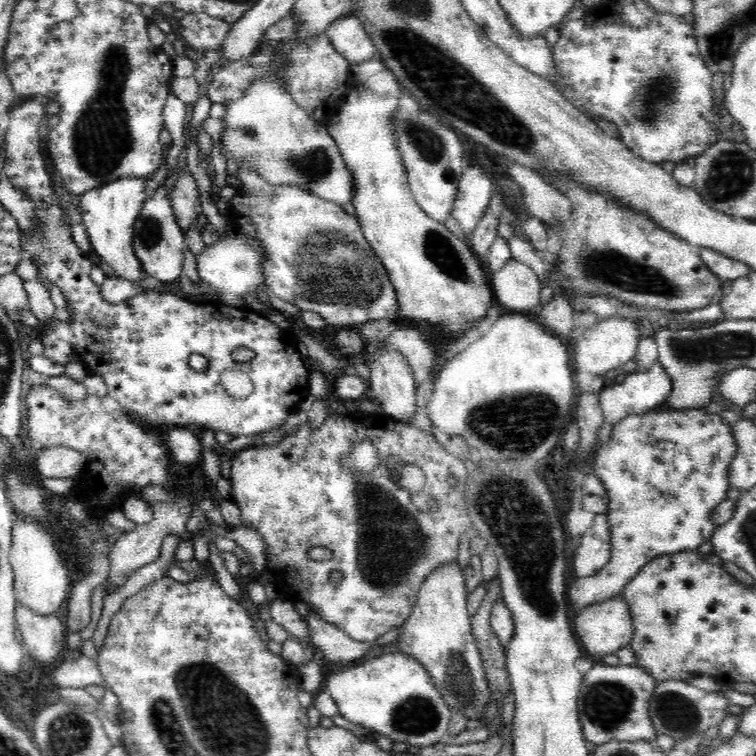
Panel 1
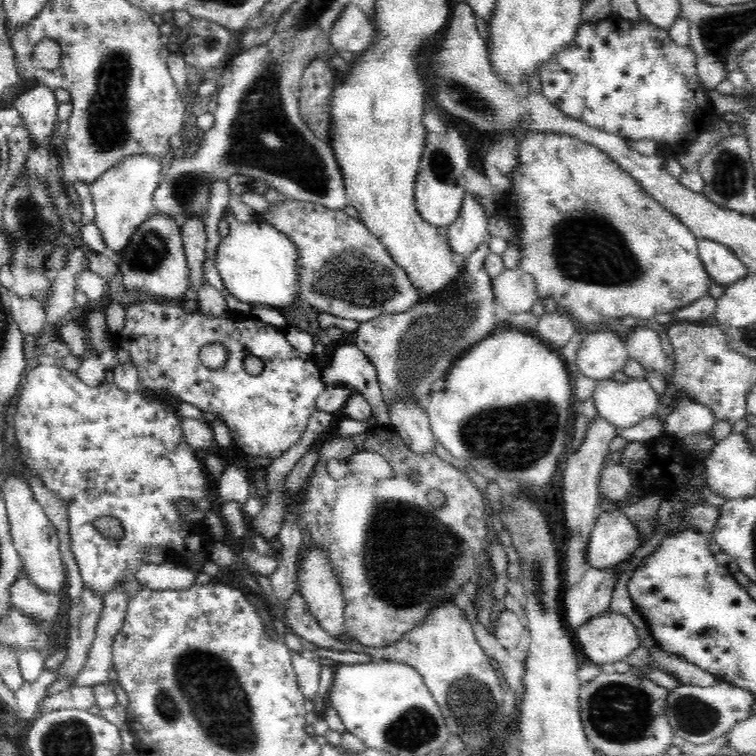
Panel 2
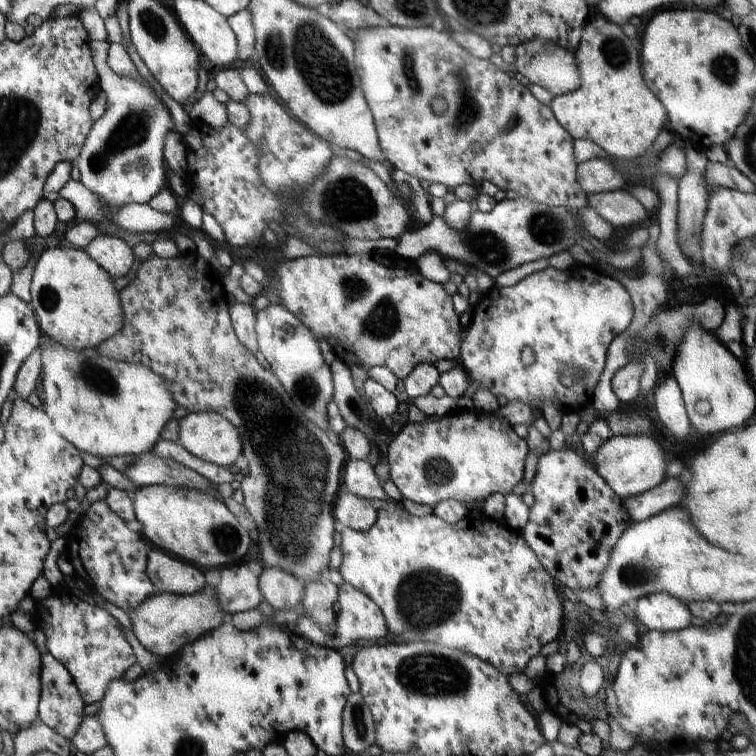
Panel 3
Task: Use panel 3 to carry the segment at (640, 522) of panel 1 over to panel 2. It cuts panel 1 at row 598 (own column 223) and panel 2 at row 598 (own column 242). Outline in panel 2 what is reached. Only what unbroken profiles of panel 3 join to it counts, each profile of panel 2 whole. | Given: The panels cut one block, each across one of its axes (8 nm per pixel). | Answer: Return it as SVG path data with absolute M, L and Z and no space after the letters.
M590 567L583 575L581 580L573 587L564 587L562 592L562 612L566 628L578 630L584 627L590 619L597 618L609 610L613 590L618 575L613 575L612 567L597 569Z

